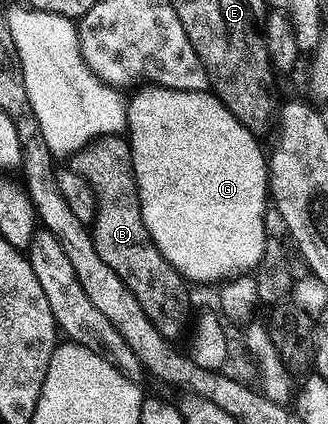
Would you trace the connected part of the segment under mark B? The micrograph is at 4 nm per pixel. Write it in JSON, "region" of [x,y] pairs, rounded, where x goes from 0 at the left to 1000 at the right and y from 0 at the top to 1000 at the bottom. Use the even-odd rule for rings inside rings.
{"region":[[[375,318],[302,323],[274,342],[232,356],[223,366],[223,396],[235,403],[235,413],[247,413],[253,436],[277,443],[274,462],[296,469],[296,507],[284,514],[284,538],[277,540],[277,561],[290,568],[296,601],[308,601],[308,611],[320,611],[320,620],[332,620],[332,630],[345,630],[345,639],[357,639],[369,667],[381,667],[381,677],[393,677],[393,686],[405,686],[405,705],[418,705],[418,715],[430,715],[430,733],[442,733],[442,743],[454,743],[454,762],[466,762],[466,771],[479,771],[479,781],[491,781],[497,795],[537,800],[534,795],[552,792],[558,783],[561,792],[573,783],[576,759],[588,748],[582,700],[570,693],[576,672],[558,646],[515,623],[503,601],[491,601],[491,592],[479,592],[479,583],[442,535],[442,517],[430,517],[424,443],[412,429],[412,406],[399,382],[396,333]]]}

